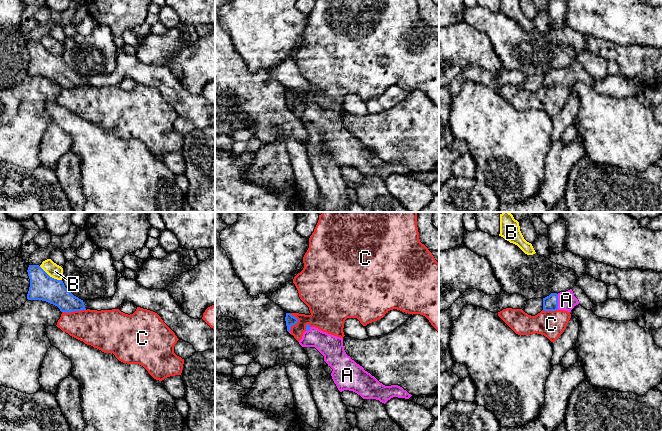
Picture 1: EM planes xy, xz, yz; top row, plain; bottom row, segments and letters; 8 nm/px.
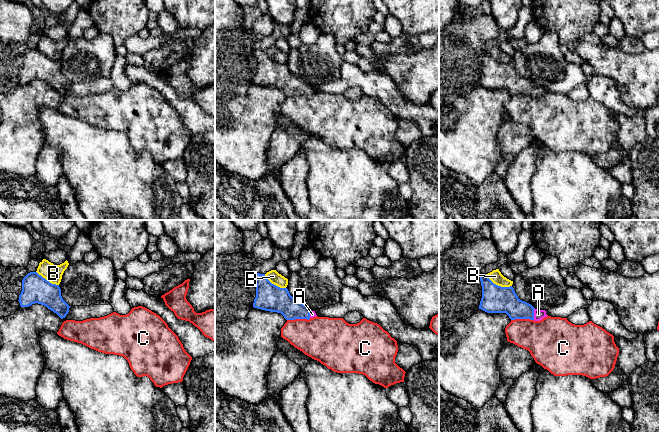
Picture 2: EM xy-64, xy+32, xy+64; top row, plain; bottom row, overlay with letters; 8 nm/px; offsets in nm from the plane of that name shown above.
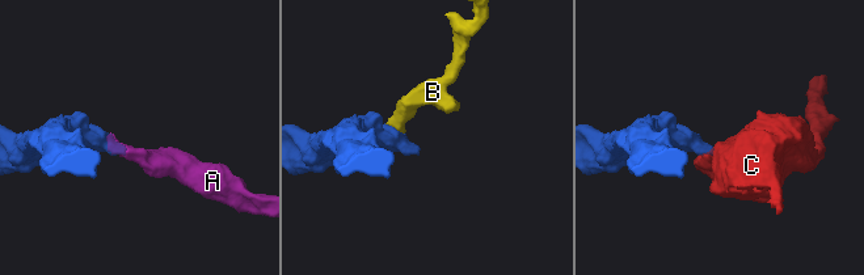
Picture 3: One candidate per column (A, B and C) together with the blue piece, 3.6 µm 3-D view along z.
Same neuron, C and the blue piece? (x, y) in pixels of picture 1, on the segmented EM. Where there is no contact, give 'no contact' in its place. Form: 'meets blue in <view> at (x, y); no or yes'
meets blue in xy at (73, 311); no

